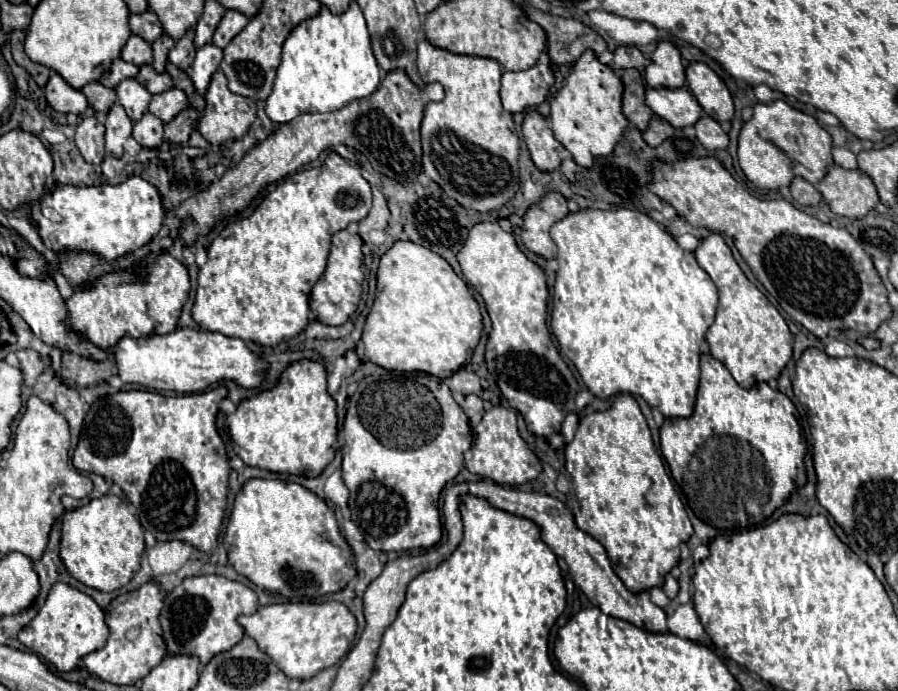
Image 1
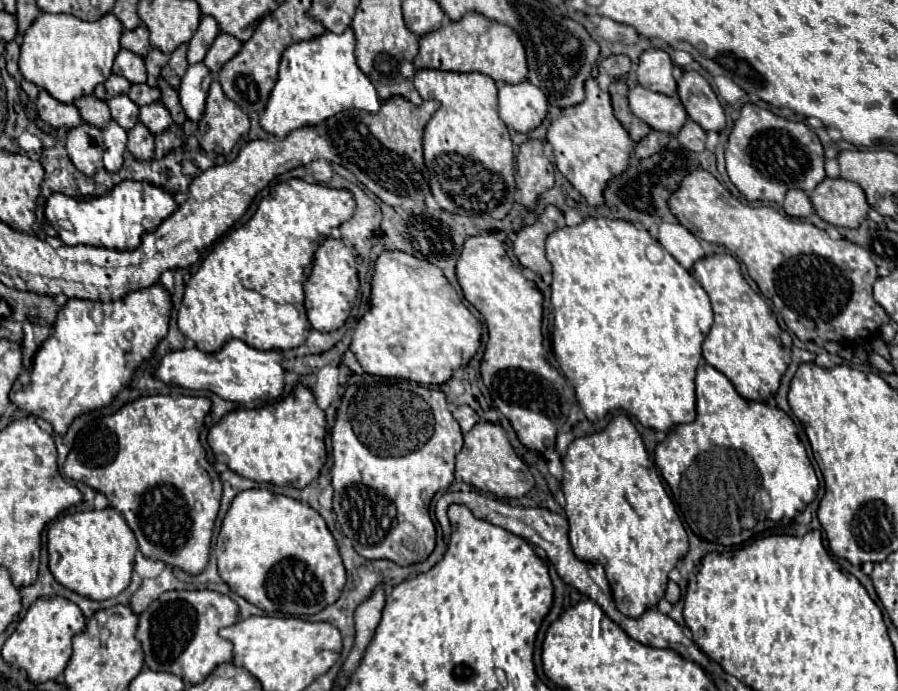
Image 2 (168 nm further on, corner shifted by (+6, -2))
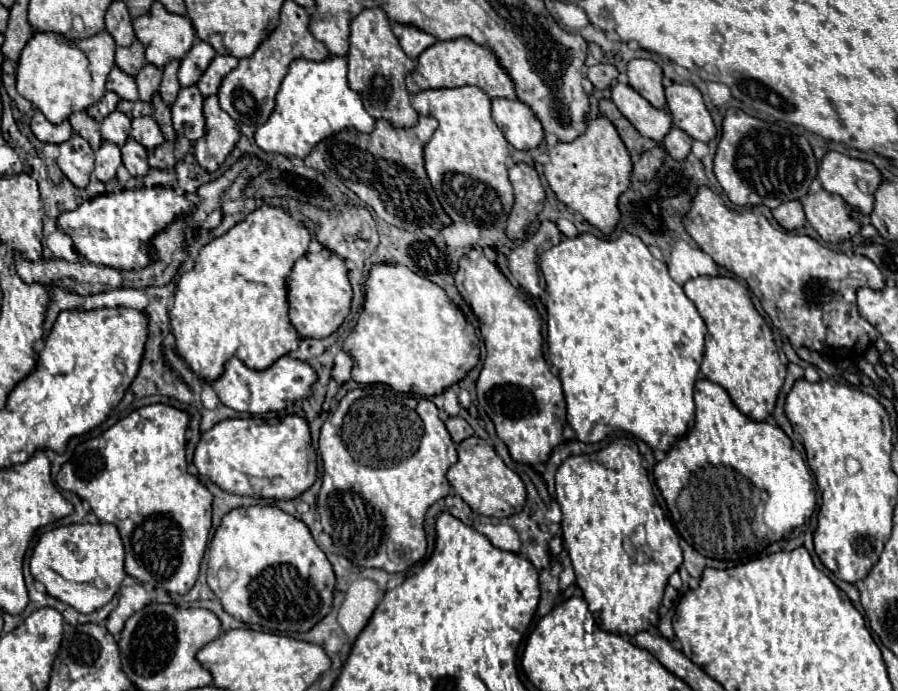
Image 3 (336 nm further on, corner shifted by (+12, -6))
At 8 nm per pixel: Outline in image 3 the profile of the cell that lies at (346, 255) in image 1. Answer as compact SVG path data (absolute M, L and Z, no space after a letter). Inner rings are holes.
M323 248L317 254L305 254L293 266L291 278L287 282L289 318L303 338L325 338L333 334L349 314L353 290L347 278L345 262Z

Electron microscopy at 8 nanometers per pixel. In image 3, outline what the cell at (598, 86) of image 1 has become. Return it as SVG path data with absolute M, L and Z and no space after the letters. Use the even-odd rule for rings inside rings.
M605 116L587 118L585 124L587 130L581 136L571 142L557 142L547 152L551 162L545 164L545 178L561 202L579 212L603 234L611 234L619 220L619 194L629 188L631 158L623 140L617 136L617 130Z

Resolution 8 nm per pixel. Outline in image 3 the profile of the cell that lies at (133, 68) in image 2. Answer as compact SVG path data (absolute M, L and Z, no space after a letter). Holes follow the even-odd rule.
M117 66L111 70L111 74L107 78L107 90L115 92L119 98L125 98L125 100L137 100L139 98L135 78L129 76L129 74L125 74Z

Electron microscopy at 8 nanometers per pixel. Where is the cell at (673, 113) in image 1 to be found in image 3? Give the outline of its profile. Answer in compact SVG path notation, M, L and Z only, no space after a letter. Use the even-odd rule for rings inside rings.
M615 84L611 90L611 100L643 136L655 142L661 142L673 126L673 116L669 110L653 108L629 84Z

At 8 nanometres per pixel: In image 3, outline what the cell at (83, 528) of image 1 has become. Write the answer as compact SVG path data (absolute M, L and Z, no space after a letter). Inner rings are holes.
M69 524L41 534L31 556L31 574L35 576L37 582L45 586L49 596L69 604L81 614L89 614L111 602L111 598L119 592L119 586L125 578L123 560L125 560L125 548L115 524Z

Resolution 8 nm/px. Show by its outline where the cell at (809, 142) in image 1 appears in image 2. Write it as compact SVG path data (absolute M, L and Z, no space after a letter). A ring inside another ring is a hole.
M743 104L725 150L729 180L749 202L769 200L781 204L791 188L813 190L825 178L823 160L823 146L813 130L803 122L789 122L755 104Z

